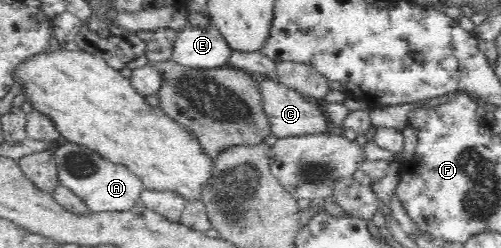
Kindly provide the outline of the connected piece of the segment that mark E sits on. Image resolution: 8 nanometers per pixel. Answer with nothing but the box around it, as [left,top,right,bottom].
[170,22,232,68]

